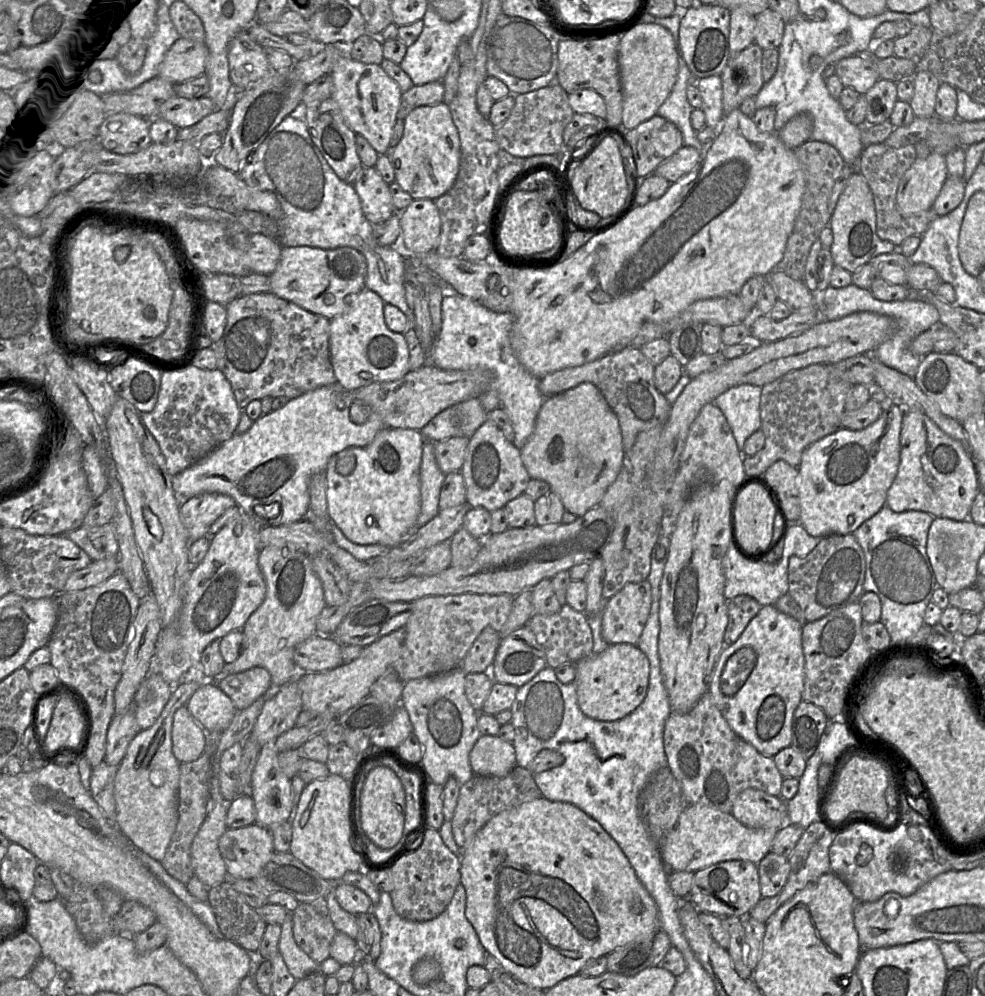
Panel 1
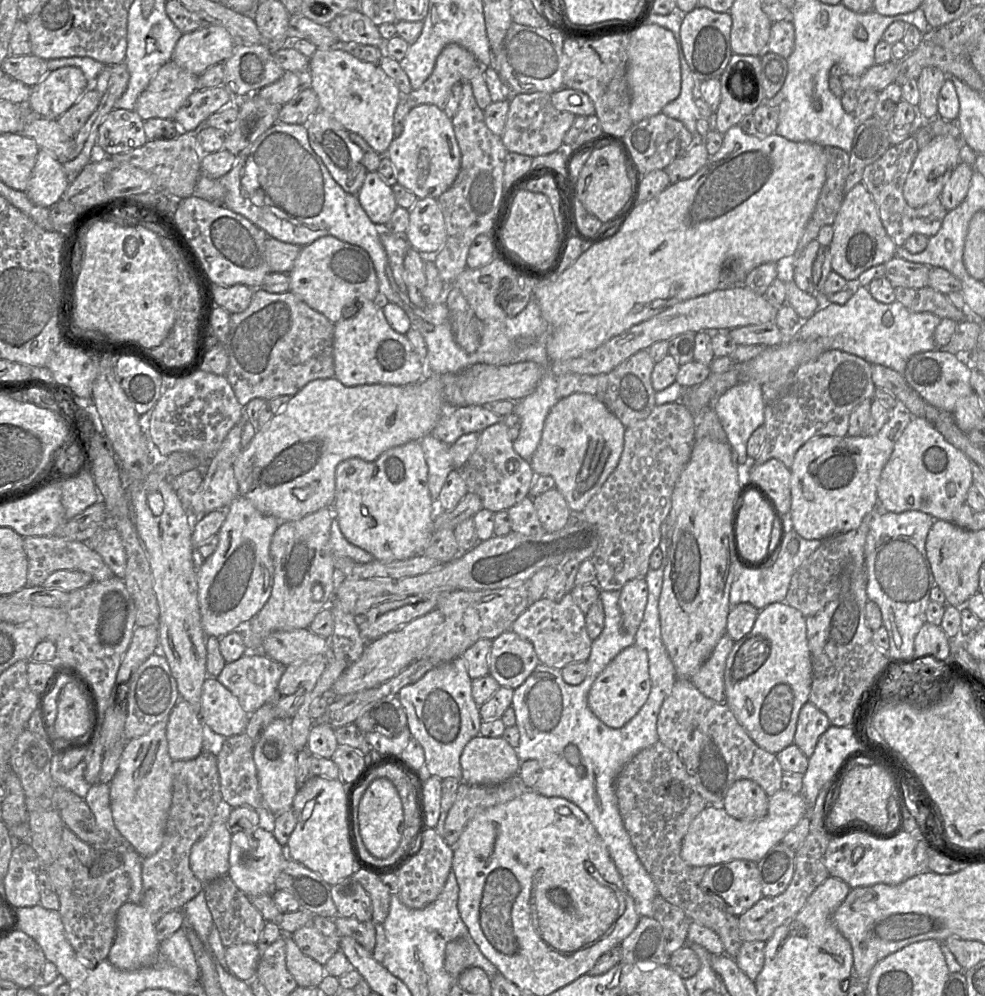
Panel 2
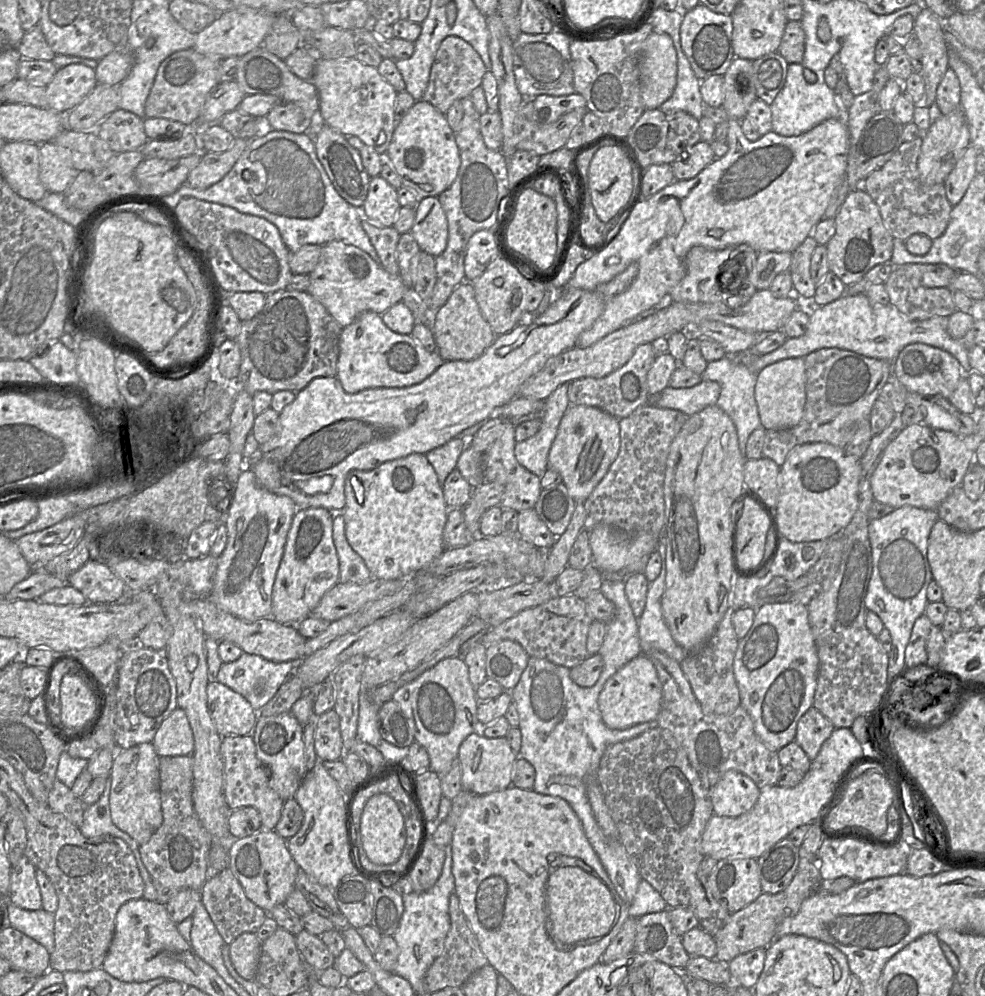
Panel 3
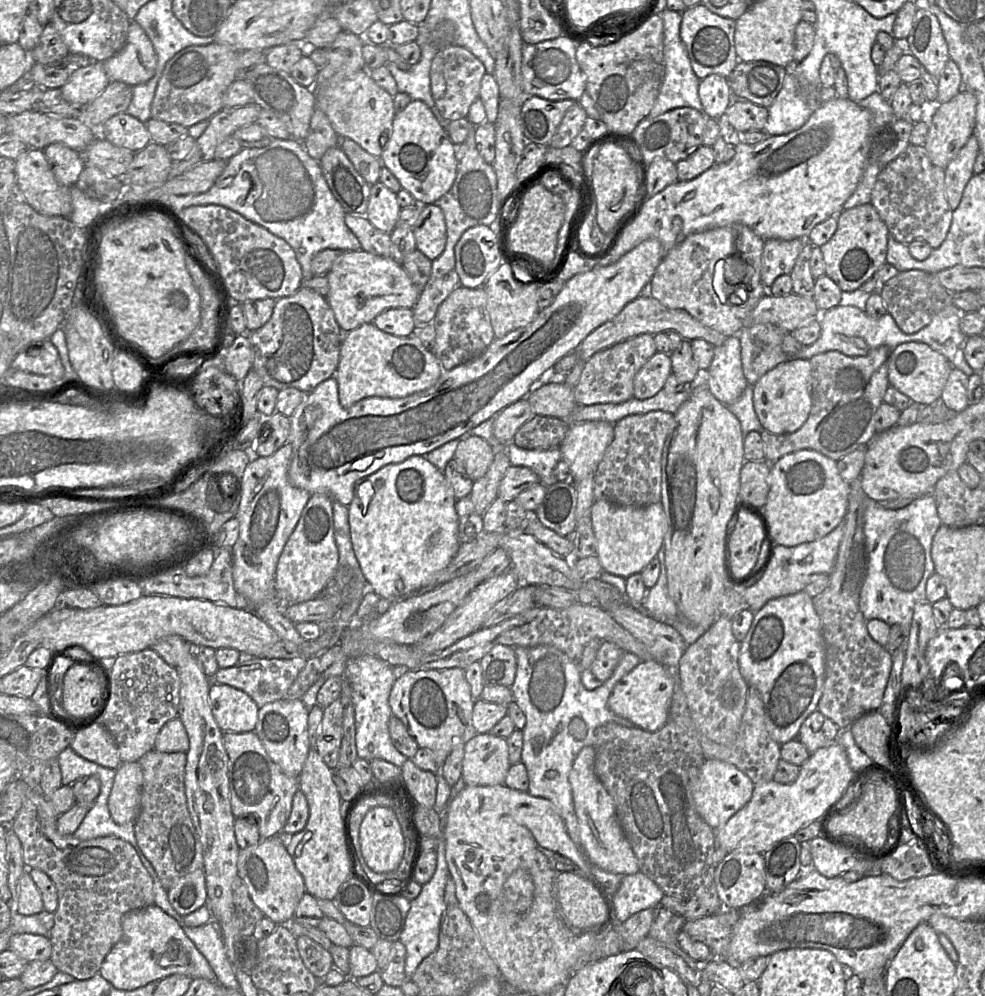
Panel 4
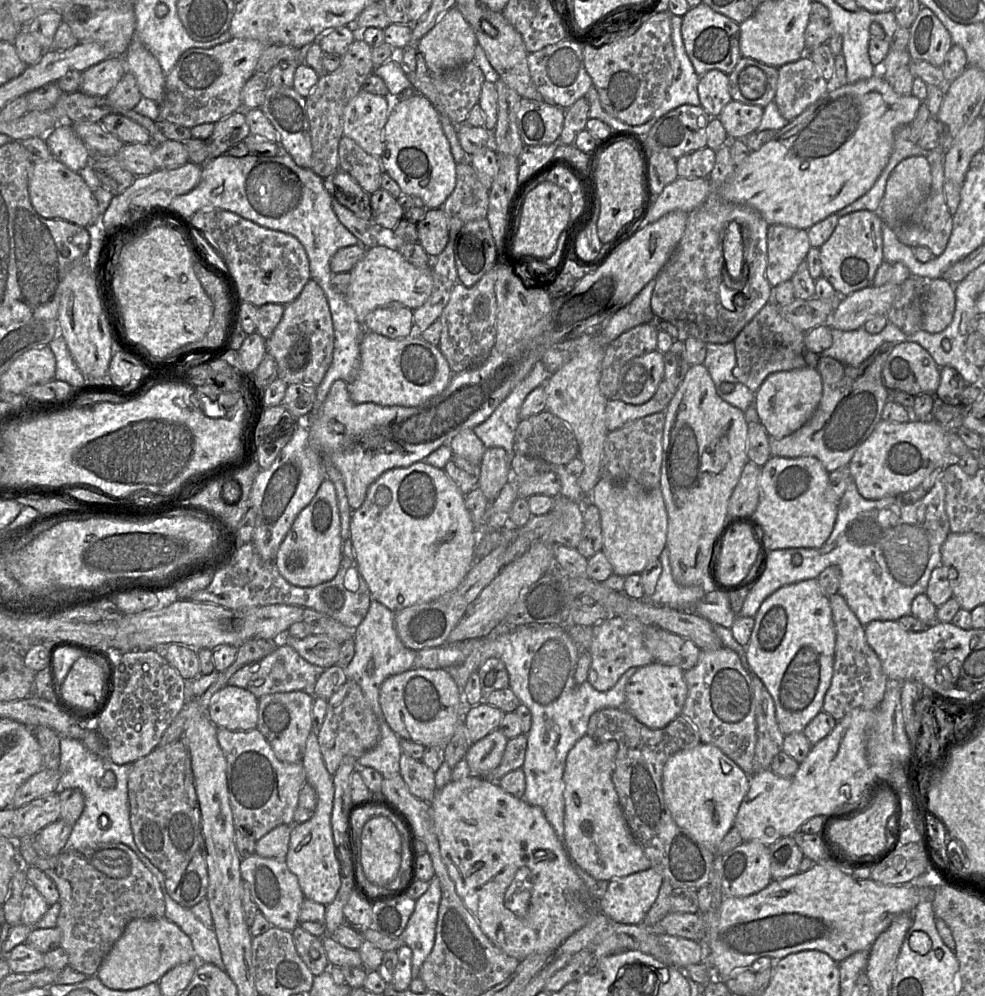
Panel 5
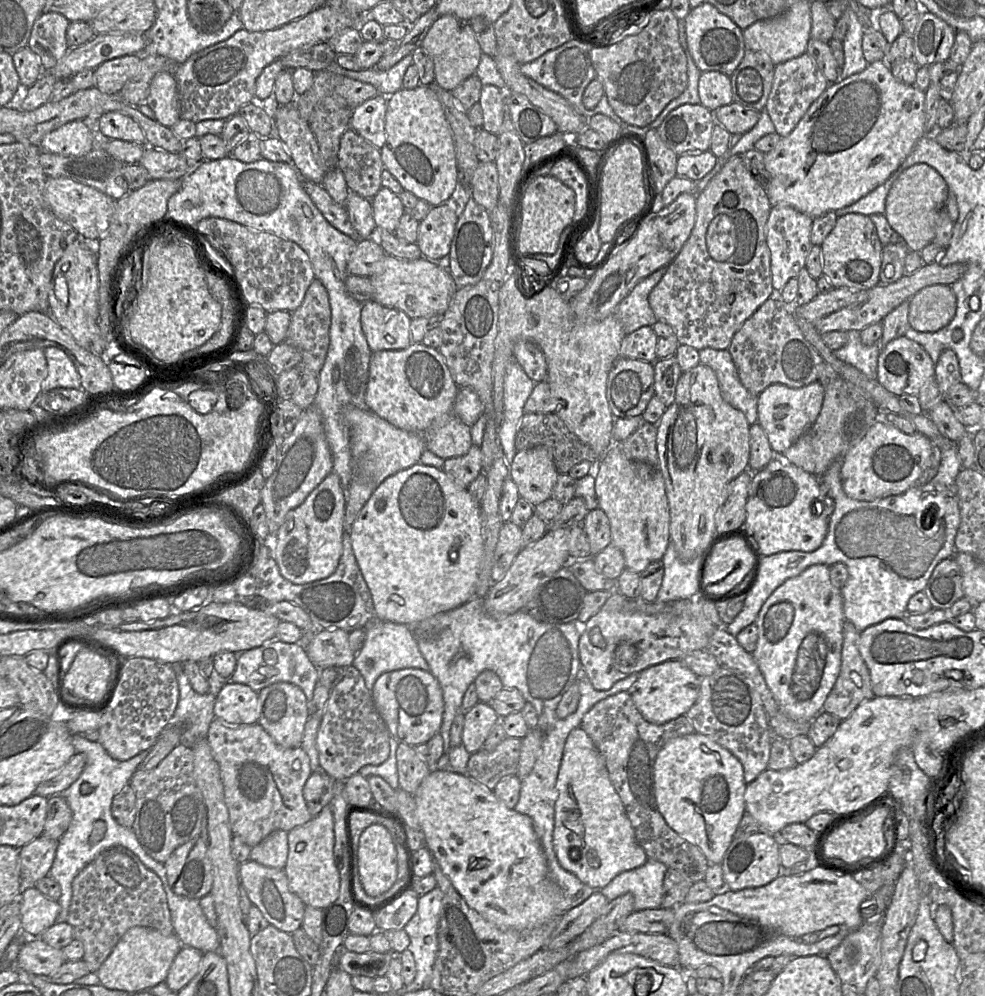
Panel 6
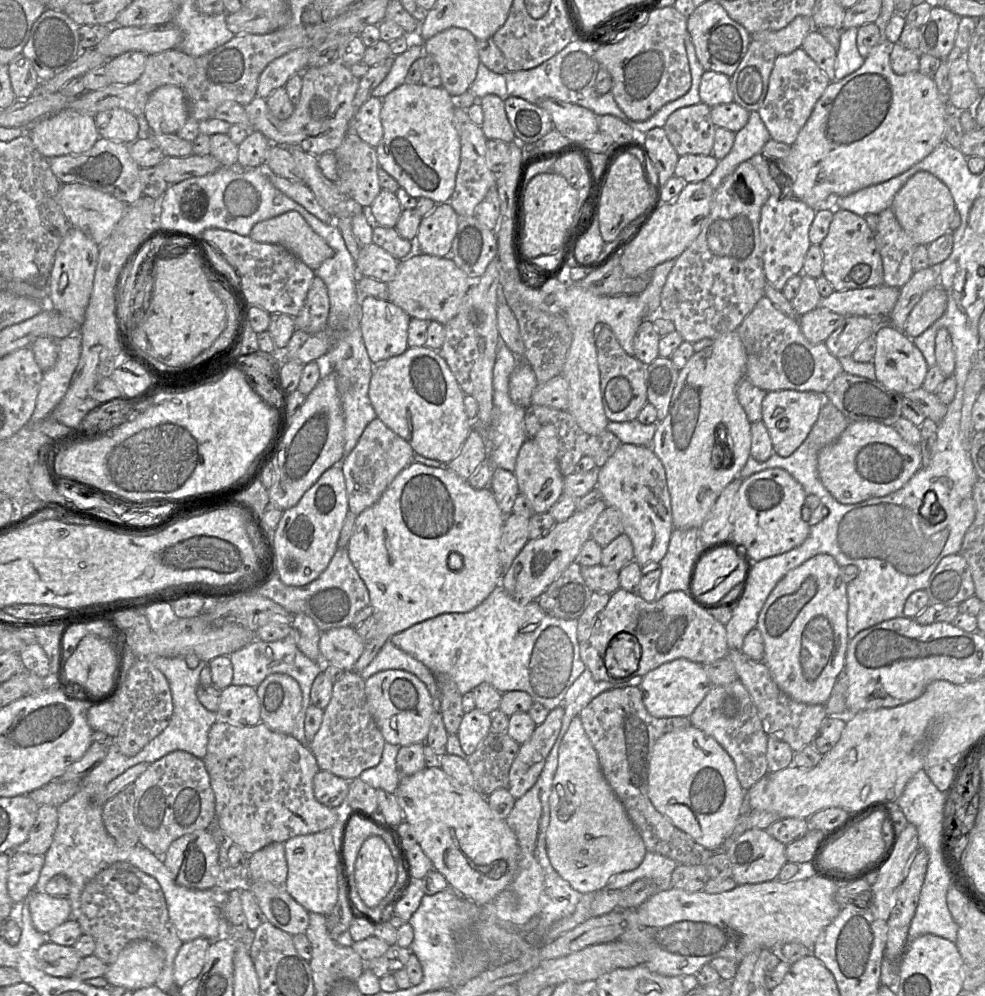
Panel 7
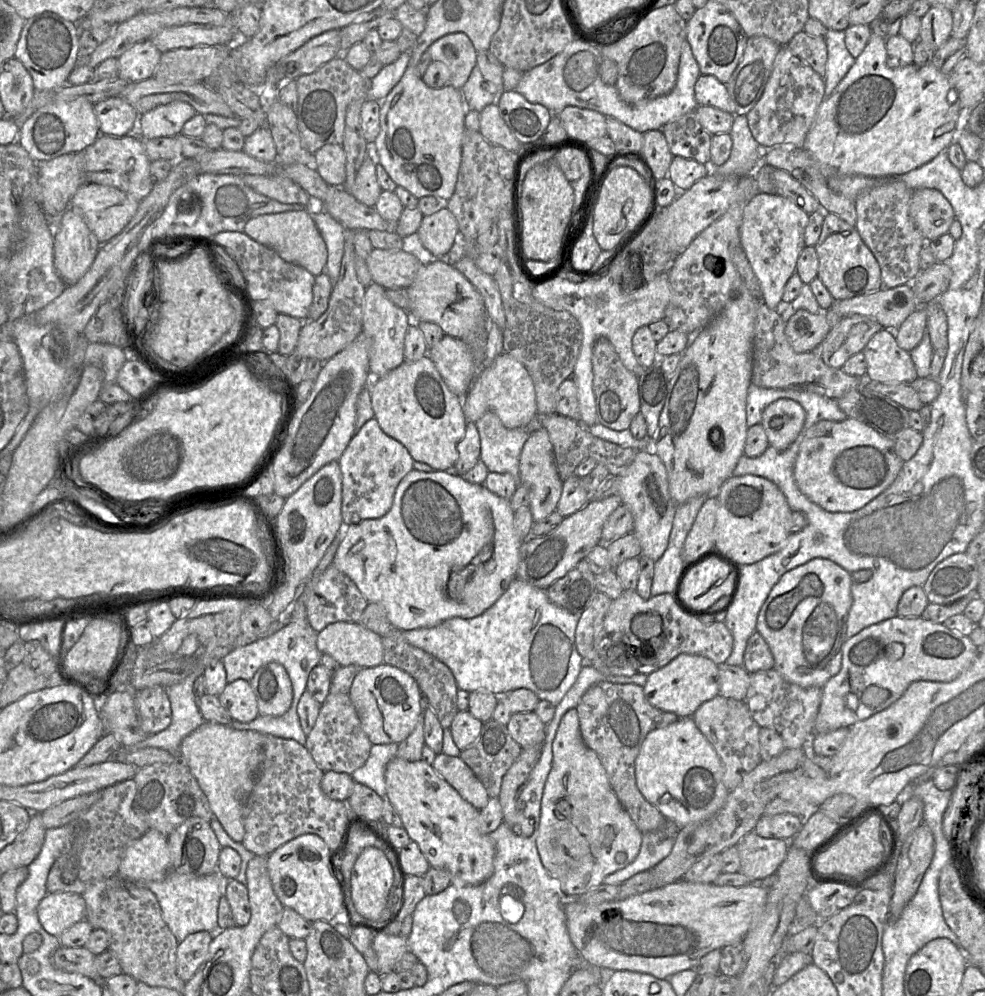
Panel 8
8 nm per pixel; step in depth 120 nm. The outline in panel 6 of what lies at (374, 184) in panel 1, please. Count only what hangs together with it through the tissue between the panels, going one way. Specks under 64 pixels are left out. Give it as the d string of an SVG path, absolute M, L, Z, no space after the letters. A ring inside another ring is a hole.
M382 186L371 202L377 230L395 233L400 218L406 211L399 195Z

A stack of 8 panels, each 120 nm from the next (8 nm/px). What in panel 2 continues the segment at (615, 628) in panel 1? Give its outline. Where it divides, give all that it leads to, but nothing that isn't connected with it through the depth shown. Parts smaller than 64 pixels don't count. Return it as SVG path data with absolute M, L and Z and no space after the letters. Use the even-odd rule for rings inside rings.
M645 578L630 580L621 589L619 607L623 627L629 634L636 636L644 616L647 601L648 585Z

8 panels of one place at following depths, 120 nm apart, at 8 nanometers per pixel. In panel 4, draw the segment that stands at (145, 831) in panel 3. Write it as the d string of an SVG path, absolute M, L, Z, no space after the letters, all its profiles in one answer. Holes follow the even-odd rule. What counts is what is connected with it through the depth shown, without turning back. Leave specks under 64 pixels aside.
M123 762L116 769L108 808L119 825L134 823L140 812L143 772L137 762Z

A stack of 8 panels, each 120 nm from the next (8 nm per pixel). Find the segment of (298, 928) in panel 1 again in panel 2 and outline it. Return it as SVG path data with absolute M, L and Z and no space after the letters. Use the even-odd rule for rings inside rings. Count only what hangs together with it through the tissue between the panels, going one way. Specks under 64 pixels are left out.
M313 925L301 927L292 934L292 937L303 954L323 966L340 950L339 935L325 936Z

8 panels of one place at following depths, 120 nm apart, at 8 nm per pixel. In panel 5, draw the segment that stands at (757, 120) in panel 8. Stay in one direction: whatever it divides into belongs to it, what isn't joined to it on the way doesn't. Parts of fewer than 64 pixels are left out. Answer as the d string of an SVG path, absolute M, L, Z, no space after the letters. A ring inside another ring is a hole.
M804 55L778 68L774 102L790 122L823 96L830 86L812 59Z

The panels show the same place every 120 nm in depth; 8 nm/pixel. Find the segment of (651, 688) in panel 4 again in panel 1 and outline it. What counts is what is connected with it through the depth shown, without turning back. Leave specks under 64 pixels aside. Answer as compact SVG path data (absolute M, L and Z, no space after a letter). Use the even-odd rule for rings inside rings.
M609 645L603 652L592 653L575 666L578 705L589 718L608 722L620 720L632 713L646 697L650 663L636 645Z

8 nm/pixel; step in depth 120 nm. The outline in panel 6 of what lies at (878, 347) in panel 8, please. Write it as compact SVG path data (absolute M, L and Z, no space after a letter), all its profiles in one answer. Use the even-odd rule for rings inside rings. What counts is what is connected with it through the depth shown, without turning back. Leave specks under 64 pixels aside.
M905 335L890 341L878 356L878 382L896 396L918 395L921 387L935 377L935 364L925 349Z

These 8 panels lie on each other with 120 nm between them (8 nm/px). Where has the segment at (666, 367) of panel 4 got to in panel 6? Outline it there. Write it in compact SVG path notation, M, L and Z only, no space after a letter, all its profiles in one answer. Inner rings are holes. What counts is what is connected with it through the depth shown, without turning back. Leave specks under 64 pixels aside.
M622 356L614 361L606 386L614 420L642 415L654 394L654 362Z

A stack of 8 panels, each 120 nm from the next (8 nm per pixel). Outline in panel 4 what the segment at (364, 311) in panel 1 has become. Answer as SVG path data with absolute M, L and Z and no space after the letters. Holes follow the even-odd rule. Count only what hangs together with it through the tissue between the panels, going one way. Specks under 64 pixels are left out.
M370 322L370 323L364 323L362 325L360 325L359 327L357 327L356 329L353 329L349 332L344 332L343 334L343 338L342 338L342 341L341 341L341 346L340 346L340 358L339 358L339 363L338 363L338 367L336 369L336 372L335 372L335 375L334 377L336 378L337 382L338 382L338 395L339 395L339 403L340 405L343 407L343 408L350 408L351 406L353 406L355 403L357 403L358 401L362 400L362 399L365 399L365 398L368 398L368 397L381 397L381 398L404 398L404 397L407 397L411 394L414 394L416 392L420 392L420 391L423 391L423 390L426 390L428 388L430 388L431 386L433 386L437 380L439 379L441 373L442 373L443 369L441 368L440 366L440 363L439 361L437 360L437 358L435 357L435 355L433 354L433 352L430 352L428 351L421 343L421 341L416 338L414 336L414 331L413 331L413 336L394 336L392 334L389 334L389 333L386 333L382 330L380 330L373 322Z

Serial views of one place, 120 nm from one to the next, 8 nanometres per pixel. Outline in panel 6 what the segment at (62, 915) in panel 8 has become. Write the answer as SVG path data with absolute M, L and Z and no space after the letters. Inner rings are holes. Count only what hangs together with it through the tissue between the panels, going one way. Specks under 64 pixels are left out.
M24 886L21 905L21 932L36 939L56 923L61 910L58 901L45 897L34 886Z

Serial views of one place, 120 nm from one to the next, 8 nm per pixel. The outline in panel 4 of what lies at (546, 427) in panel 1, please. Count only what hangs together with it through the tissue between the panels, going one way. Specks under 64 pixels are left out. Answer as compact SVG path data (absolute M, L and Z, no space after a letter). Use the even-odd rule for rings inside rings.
M607 421L571 423L559 446L562 460L571 471L573 484L595 475L607 447L614 438L614 424Z

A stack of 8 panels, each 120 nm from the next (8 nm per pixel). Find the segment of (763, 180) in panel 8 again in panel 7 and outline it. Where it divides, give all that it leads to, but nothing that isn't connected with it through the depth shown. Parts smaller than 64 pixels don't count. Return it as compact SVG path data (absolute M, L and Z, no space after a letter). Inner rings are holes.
M758 111L750 112L747 124L735 133L730 152L718 160L716 168L703 182L715 190L741 162L748 161L755 154L762 153L762 148L769 139L770 134Z

